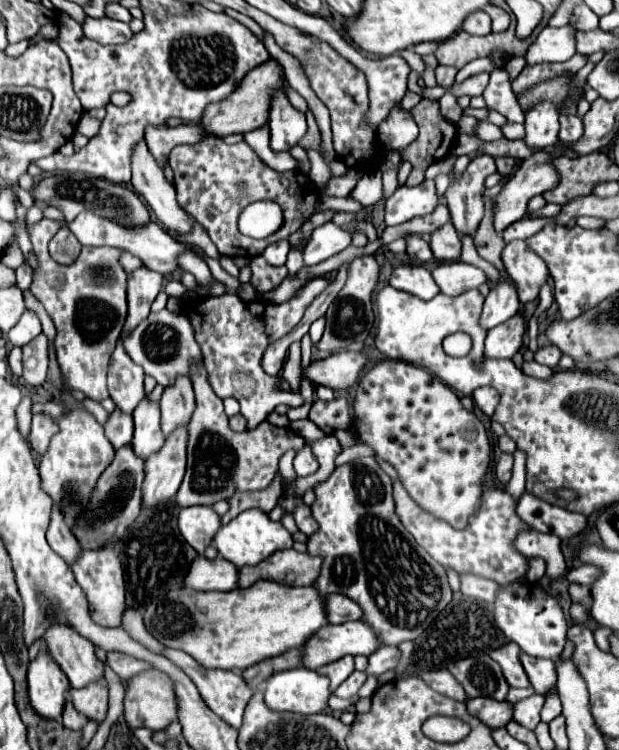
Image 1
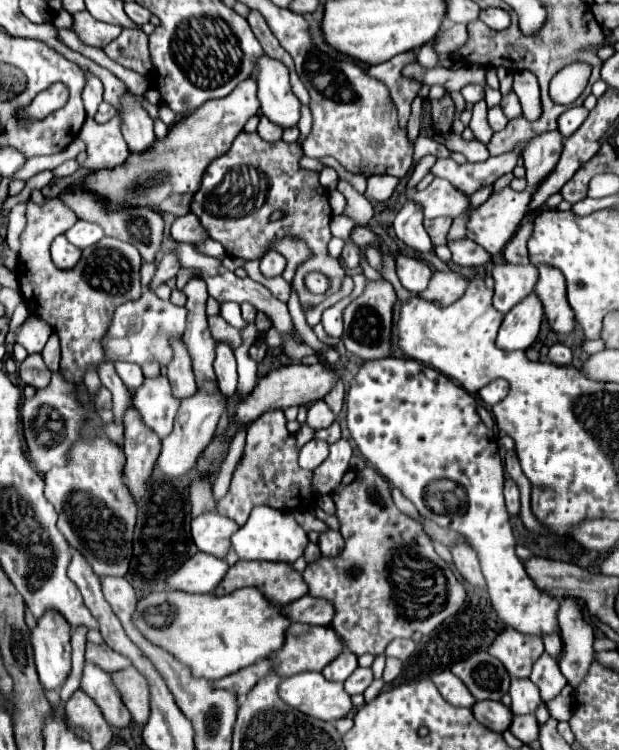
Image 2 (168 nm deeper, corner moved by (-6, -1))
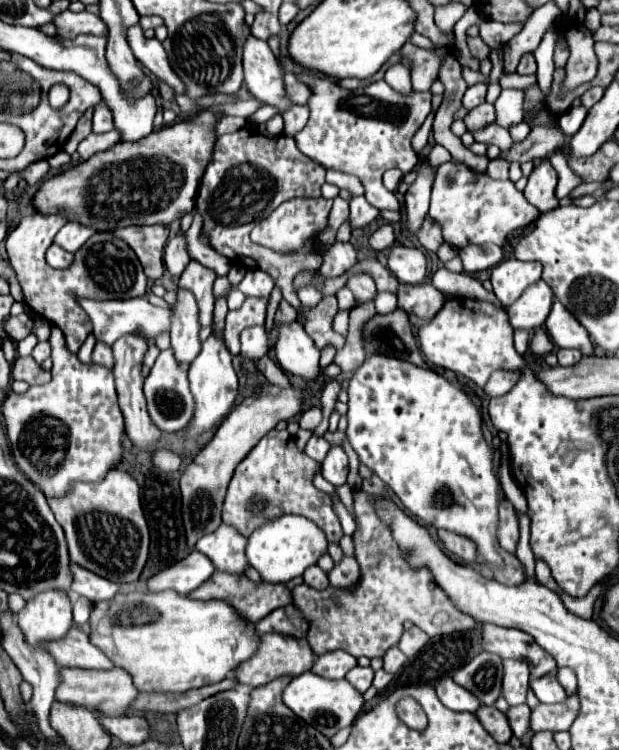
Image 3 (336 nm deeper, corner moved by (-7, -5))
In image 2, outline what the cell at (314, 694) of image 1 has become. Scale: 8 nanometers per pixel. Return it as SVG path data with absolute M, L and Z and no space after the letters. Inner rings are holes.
M299 672L283 678L279 684L279 696L291 708L327 722L347 716L353 708L343 684L327 682L321 672Z

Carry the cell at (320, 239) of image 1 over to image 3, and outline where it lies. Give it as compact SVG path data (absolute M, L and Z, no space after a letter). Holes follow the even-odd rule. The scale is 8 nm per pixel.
M390 224L380 226L376 232L370 234L372 250L384 250L384 248L390 248L392 244L394 244L394 226L390 226Z

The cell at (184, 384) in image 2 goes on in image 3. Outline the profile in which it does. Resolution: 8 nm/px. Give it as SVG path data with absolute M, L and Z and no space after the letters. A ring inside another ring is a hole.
M176 288L176 304L172 308L172 348L180 362L192 362L200 352L198 338L198 304L190 290Z

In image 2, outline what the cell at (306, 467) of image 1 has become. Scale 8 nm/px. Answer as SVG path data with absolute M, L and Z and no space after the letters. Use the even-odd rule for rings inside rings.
M311 440L307 442L299 452L299 466L303 470L315 470L329 454L329 444L323 440Z

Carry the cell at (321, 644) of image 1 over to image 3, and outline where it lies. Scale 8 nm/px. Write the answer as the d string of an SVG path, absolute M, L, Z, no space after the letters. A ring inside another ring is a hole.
M262 634L254 656L248 658L246 662L240 662L240 666L234 668L234 680L244 686L256 688L260 684L266 684L266 682L286 676L286 674L298 676L302 672L308 672L314 664L314 658L316 656L312 656L312 648L308 648L306 640L298 640L292 636L280 636L280 634Z

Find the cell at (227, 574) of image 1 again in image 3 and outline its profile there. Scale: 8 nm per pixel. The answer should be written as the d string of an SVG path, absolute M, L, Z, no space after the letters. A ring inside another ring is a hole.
M192 550L184 560L150 576L148 590L150 592L176 590L178 594L188 594L196 590L196 586L204 584L212 576L212 572L214 572L212 562L204 558L204 554L200 554L198 550Z

